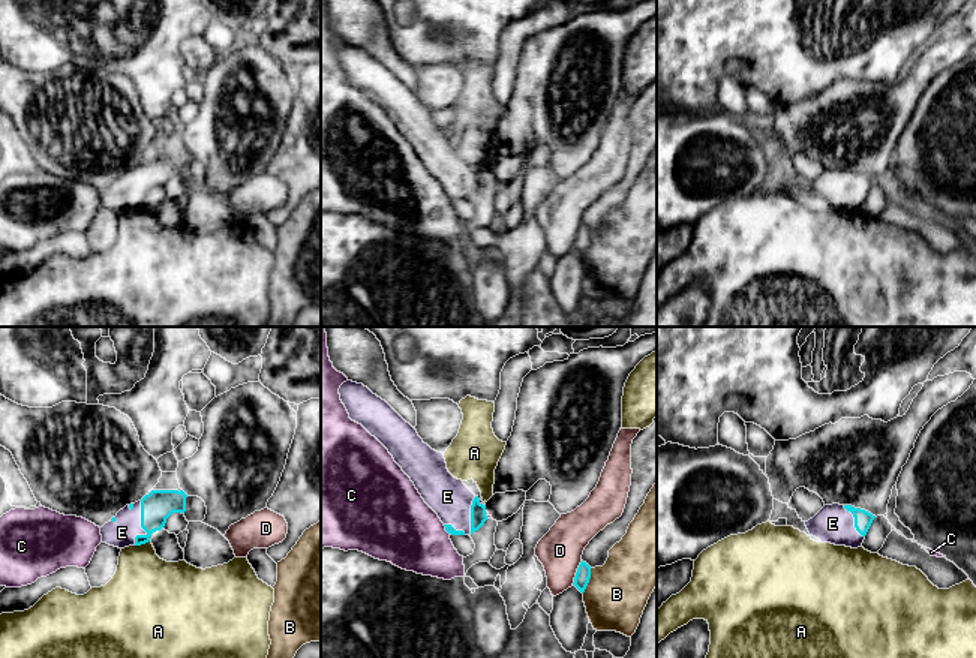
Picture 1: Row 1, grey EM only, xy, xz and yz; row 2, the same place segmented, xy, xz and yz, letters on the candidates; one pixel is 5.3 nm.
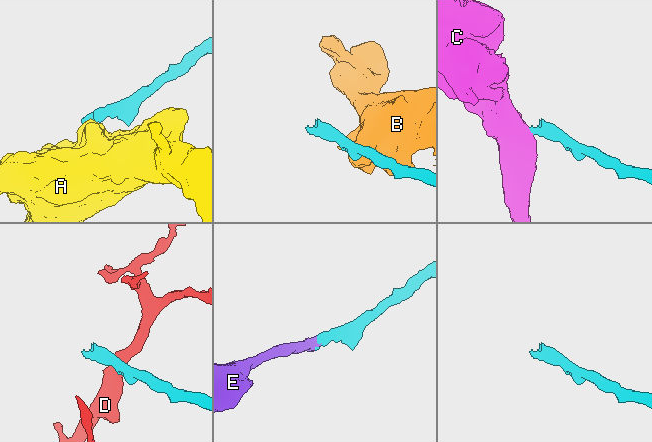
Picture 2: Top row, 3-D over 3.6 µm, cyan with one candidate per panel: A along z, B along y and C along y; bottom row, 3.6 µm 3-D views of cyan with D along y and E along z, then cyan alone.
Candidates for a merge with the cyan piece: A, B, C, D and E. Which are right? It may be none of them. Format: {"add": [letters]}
{"add": ["E"]}

